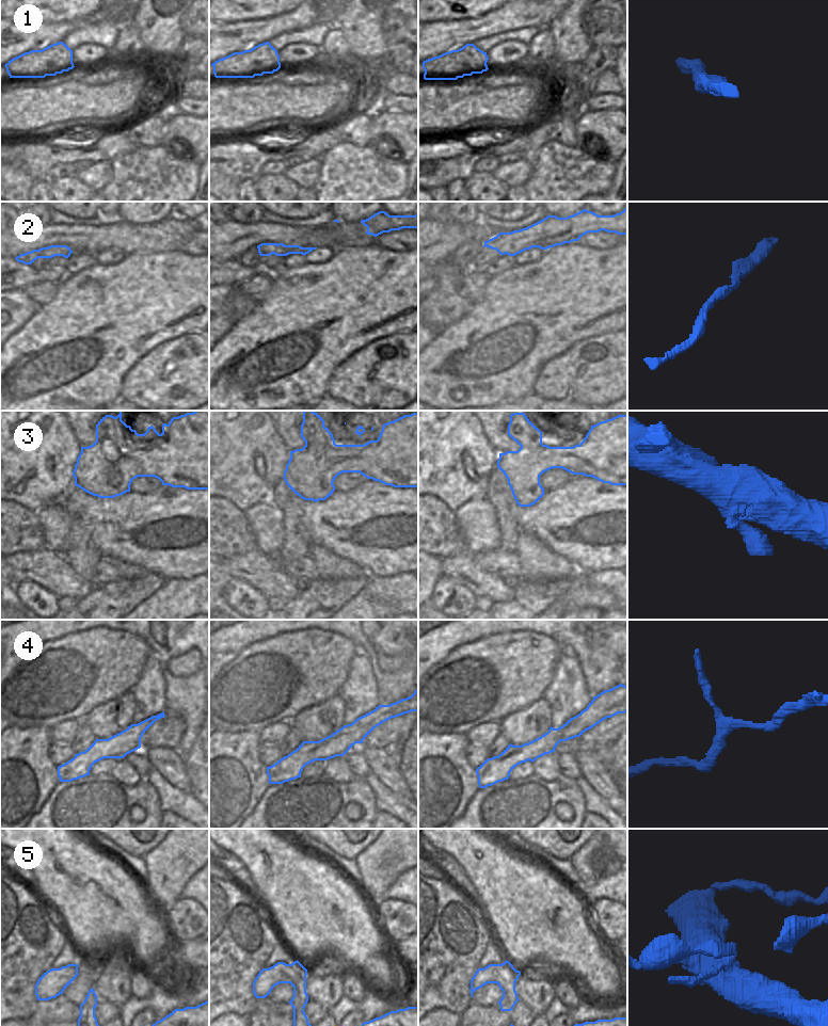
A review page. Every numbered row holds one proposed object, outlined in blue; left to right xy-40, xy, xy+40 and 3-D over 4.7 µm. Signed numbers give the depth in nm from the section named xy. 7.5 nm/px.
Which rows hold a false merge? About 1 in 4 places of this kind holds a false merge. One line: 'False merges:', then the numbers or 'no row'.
False merges: no row

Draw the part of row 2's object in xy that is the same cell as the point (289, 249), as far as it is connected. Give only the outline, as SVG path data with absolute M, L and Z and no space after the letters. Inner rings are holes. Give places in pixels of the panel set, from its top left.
M261 243L257 245L260 256L270 256L272 254L276 256L287 256L289 254L302 254L306 255L317 247L302 247L300 245L285 245L283 243Z

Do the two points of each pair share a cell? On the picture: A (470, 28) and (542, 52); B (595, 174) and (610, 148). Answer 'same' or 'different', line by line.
A: different
B: different

